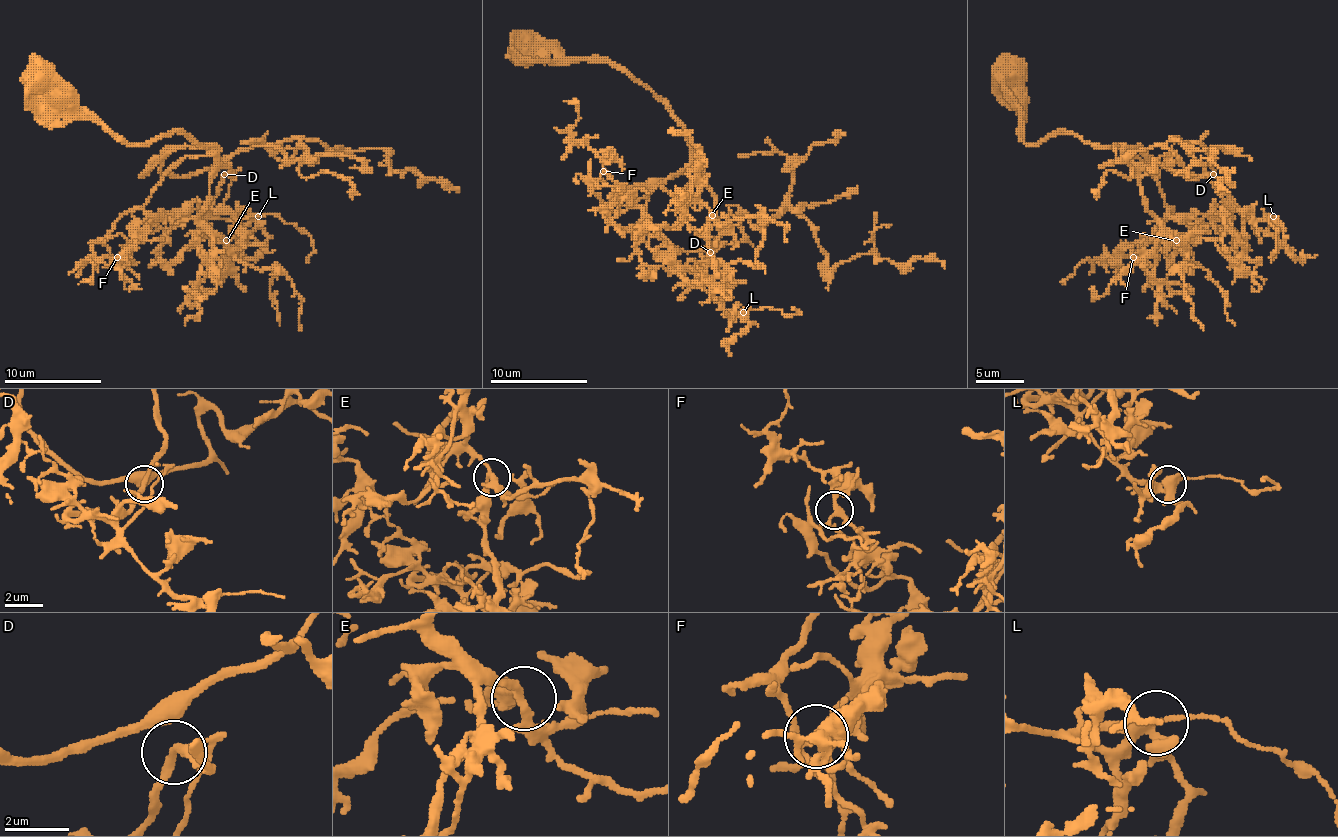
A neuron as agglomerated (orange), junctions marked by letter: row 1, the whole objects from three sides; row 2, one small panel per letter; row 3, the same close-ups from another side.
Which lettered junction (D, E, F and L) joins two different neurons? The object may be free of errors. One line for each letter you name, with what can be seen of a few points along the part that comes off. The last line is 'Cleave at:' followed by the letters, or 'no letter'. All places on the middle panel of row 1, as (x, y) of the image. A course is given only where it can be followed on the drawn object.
Cleave at: no letter

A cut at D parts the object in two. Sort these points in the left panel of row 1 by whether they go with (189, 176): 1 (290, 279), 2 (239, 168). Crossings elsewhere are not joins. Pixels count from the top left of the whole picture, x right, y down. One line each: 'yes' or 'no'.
1: yes
2: no

